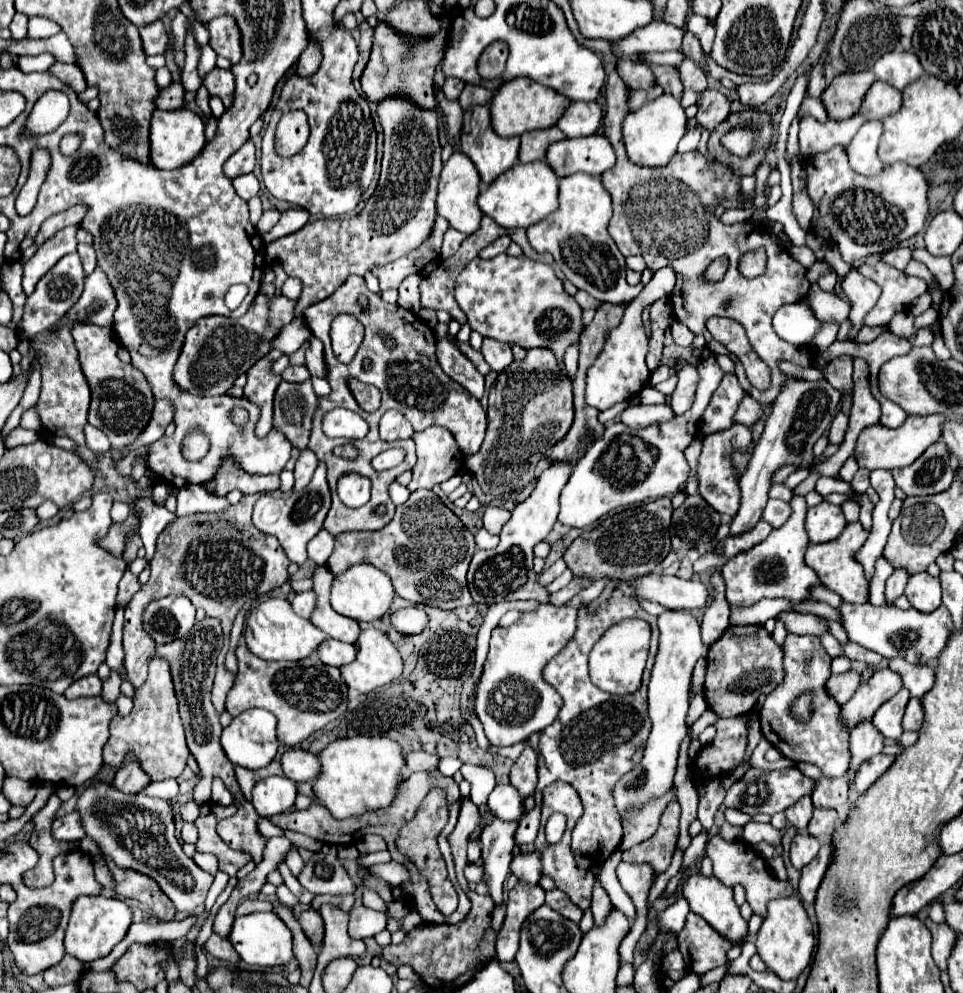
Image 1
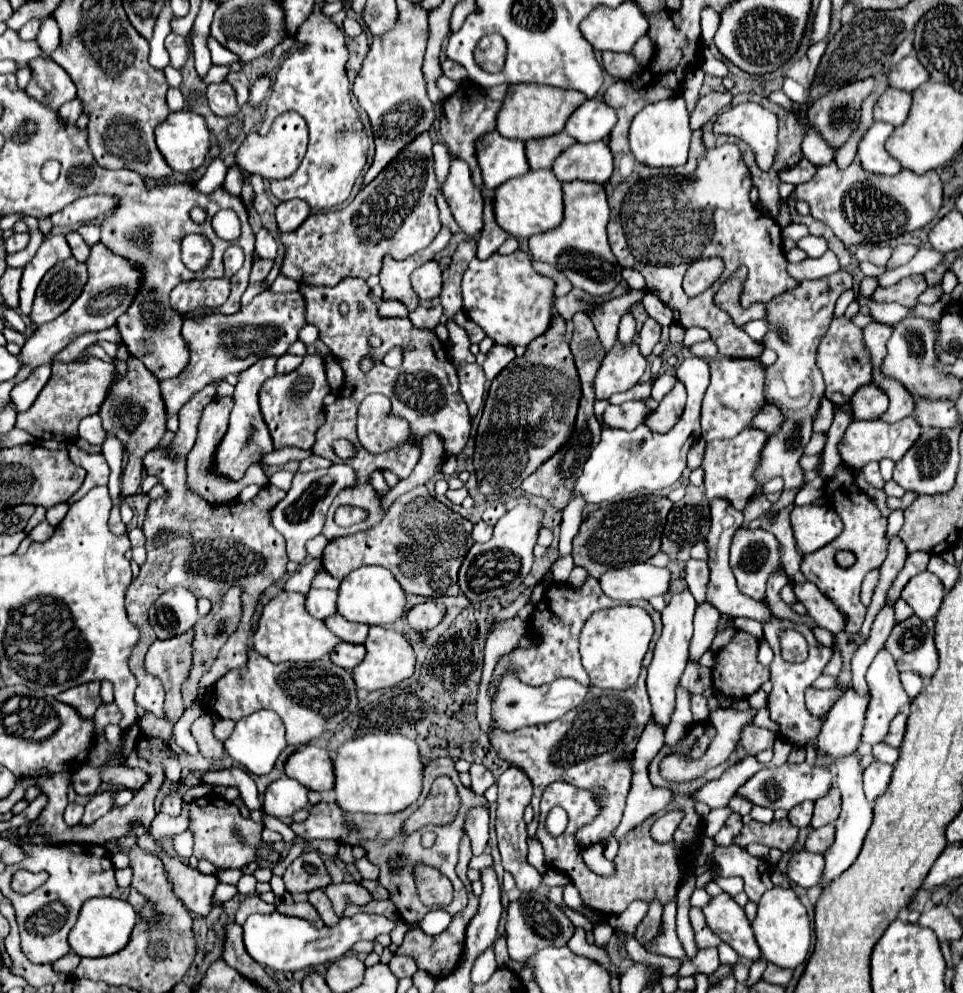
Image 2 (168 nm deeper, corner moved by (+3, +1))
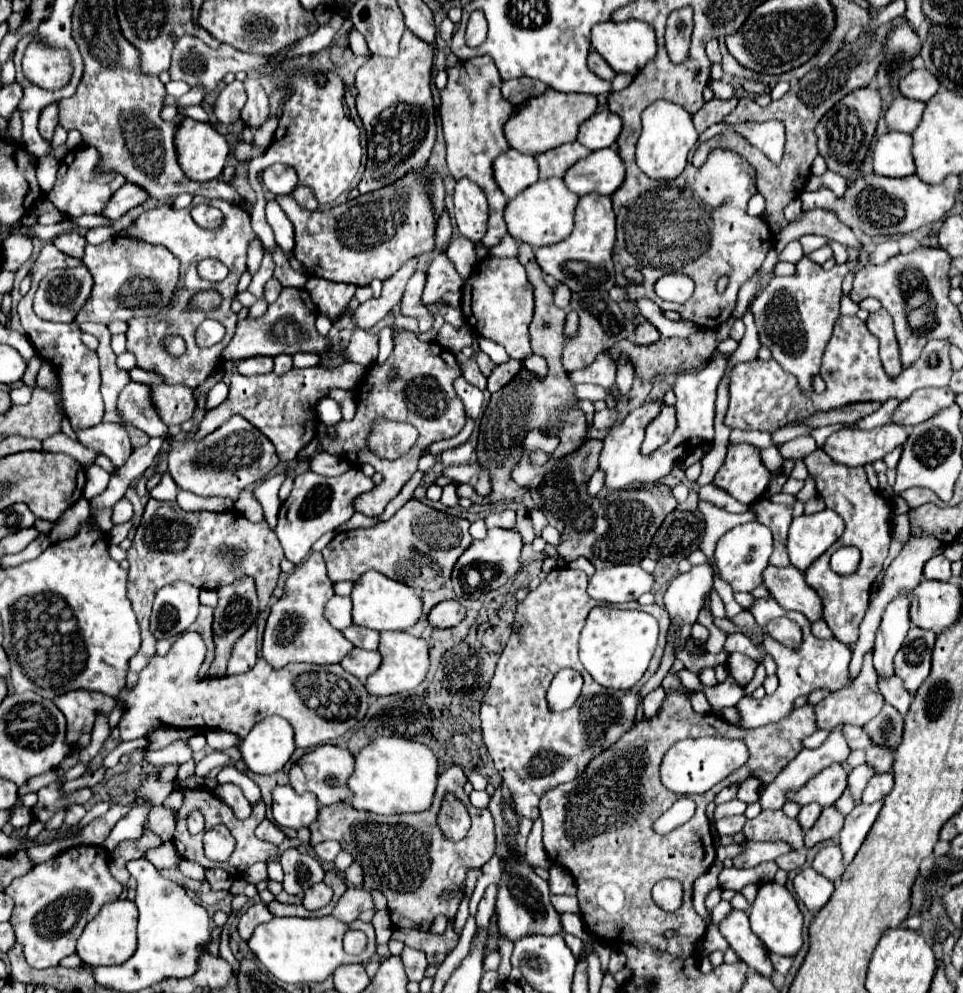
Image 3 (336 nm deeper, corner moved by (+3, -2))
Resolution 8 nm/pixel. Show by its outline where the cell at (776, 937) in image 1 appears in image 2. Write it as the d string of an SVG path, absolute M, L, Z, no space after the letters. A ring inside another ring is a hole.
M772 888L760 898L756 918L752 920L752 930L762 950L762 956L768 962L782 968L796 968L798 964L806 960L808 950L810 950L810 940L812 940L810 920L808 920L806 908L802 906L798 896L790 888L788 890Z

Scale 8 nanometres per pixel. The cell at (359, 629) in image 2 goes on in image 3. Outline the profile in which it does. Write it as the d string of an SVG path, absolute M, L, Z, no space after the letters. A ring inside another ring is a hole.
M350 625L350 627L346 627L344 631L344 637L348 639L348 641L352 641L356 647L360 647L360 649L368 649L368 651L372 651L372 649L376 649L378 647L378 631L374 631L374 629L366 629L366 627L360 627L360 625Z

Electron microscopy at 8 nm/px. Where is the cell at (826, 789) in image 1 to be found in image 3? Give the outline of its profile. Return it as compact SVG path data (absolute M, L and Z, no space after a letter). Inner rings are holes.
M834 805L824 807L820 819L818 819L818 821L814 823L814 827L806 833L804 845L806 845L806 847L812 847L812 845L816 845L816 843L820 843L820 841L826 841L826 839L836 837L836 835L840 833L840 829L842 829L842 823L844 823L844 815L842 815Z

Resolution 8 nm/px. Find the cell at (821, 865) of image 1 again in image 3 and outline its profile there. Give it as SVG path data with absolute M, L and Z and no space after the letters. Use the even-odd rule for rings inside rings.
M883 800L870 805L860 803L846 815L844 827L840 831L840 849L842 849L844 865L848 865L856 857L858 849L862 847L866 833L870 831L870 827L874 825L874 821L877 819Z

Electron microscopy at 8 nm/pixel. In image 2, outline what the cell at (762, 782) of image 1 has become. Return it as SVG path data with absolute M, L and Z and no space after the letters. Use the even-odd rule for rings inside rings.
M784 764L778 768L762 768L756 776L752 776L740 790L738 794L748 798L752 804L758 806L768 806L772 810L784 808L792 810L796 804L802 804L804 800L816 802L818 798L826 796L828 790L832 788L832 772L822 766L810 766L810 764Z

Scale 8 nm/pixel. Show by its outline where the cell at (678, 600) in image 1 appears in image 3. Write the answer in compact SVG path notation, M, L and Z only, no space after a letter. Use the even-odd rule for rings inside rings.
M624 565L596 571L590 579L588 593L596 601L626 603L636 601L640 595L648 593L652 585L654 585L652 573L646 573L640 565Z

